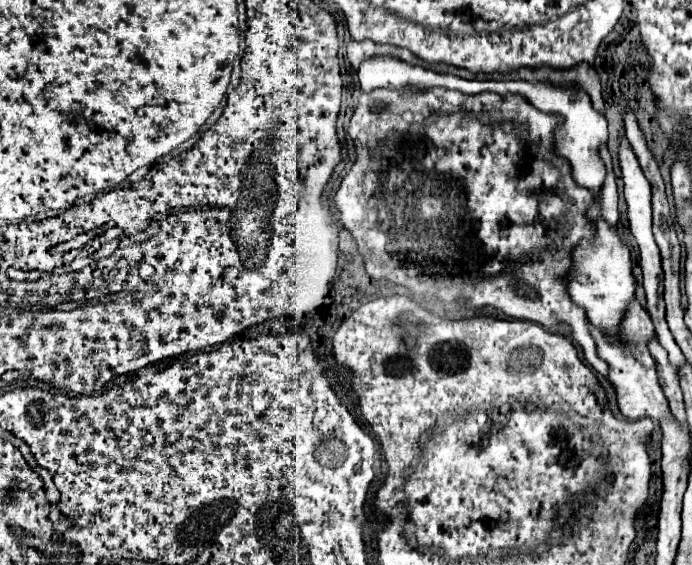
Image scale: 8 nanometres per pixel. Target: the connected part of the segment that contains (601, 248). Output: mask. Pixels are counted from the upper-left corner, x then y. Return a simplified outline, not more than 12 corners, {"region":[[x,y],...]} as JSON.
{"region":[[600,218],[574,250],[568,294],[610,344],[632,348],[630,250]]}

